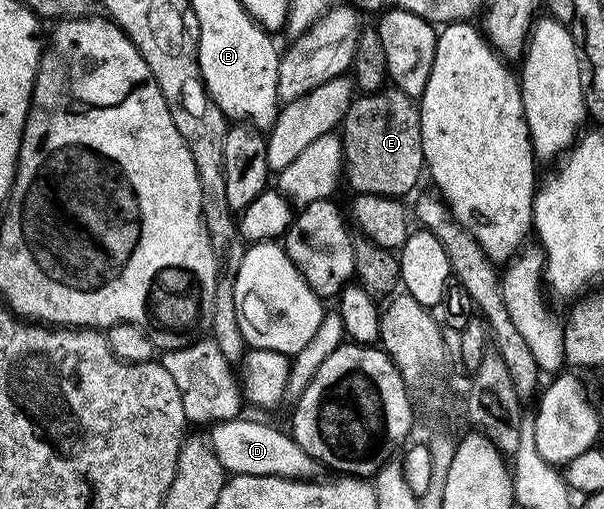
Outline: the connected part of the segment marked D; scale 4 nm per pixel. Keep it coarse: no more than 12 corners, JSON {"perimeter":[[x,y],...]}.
{"perimeter":[[238,416],[209,443],[226,473],[310,480],[290,431]]}

